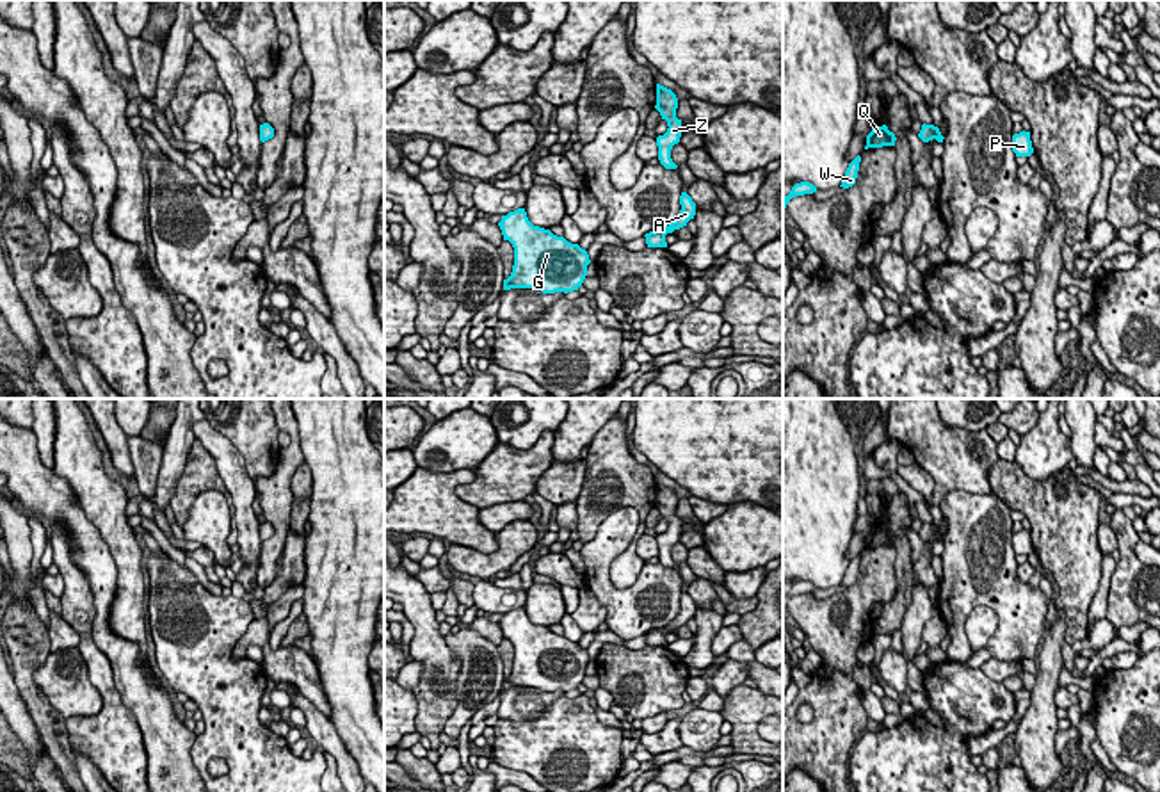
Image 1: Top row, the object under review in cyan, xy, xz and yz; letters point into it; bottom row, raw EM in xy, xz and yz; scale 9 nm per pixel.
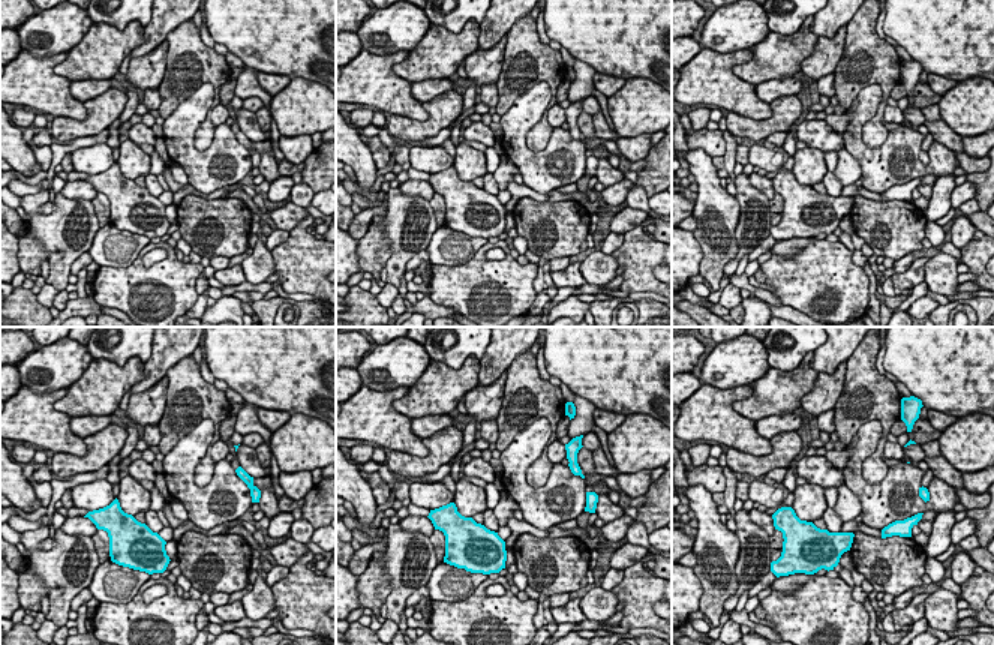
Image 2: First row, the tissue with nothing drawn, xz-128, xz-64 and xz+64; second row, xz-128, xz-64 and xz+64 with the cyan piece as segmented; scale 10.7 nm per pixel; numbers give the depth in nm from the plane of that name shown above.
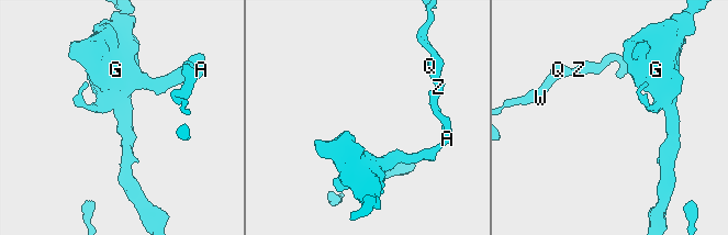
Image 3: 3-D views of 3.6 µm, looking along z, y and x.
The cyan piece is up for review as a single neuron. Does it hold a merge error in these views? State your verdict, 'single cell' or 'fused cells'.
single cell

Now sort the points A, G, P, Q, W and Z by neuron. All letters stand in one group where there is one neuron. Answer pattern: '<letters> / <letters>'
A G P Q W Z

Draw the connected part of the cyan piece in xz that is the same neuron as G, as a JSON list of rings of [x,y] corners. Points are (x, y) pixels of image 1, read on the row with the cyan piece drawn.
[[[525,208],[502,215],[503,240],[514,247],[514,265],[503,290],[534,288],[543,294],[578,290],[587,276],[589,255],[578,244],[534,226]]]

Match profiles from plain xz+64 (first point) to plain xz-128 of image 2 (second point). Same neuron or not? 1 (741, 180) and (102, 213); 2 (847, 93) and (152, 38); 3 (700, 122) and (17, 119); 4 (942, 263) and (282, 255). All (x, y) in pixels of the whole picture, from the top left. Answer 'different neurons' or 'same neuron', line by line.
1: different neurons
2: different neurons
3: same neuron
4: different neurons

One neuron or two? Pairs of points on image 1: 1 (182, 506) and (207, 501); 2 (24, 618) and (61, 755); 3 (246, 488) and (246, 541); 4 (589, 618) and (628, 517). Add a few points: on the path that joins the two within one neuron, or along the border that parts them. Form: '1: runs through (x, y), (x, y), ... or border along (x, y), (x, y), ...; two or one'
1: border along (217, 490), (203, 490), (196, 497), (182, 527); two
2: runs through (24, 652), (24, 680), (50, 721); one
3: runs through (244, 501), (246, 529); one
4: border along (584, 586), (604, 607), (605, 620); two

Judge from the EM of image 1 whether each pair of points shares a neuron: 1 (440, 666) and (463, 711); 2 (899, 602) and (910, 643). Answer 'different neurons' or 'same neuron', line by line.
1: different neurons
2: different neurons

